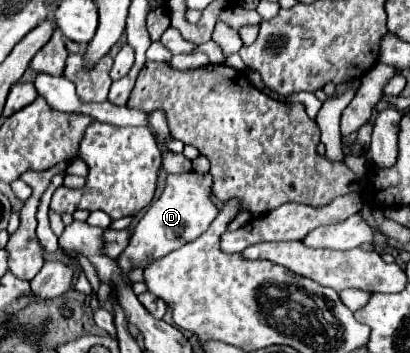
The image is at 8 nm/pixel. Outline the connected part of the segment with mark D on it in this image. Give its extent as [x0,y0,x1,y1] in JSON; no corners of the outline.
[117,172,219,276]

